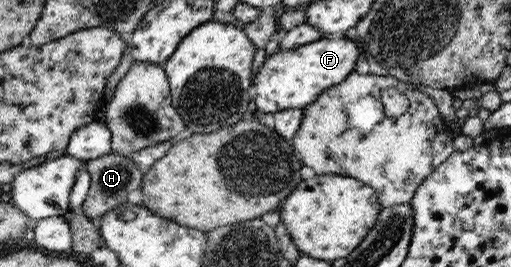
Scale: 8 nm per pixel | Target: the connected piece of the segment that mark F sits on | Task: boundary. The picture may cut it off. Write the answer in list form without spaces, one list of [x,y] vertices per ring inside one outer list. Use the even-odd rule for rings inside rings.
[[[342,34],[340,35],[339,39],[322,39],[319,41],[314,41],[313,43],[306,43],[305,45],[302,45],[296,49],[290,49],[289,51],[282,51],[277,50],[276,53],[272,53],[272,55],[268,55],[264,59],[264,63],[260,69],[258,69],[258,73],[256,73],[255,77],[253,77],[253,86],[256,90],[256,94],[254,94],[254,101],[262,111],[262,113],[272,113],[275,114],[276,112],[290,109],[290,108],[302,108],[305,109],[310,102],[314,102],[316,100],[316,97],[318,97],[318,94],[322,93],[322,90],[330,89],[334,87],[334,85],[339,85],[344,81],[344,79],[352,73],[352,69],[354,69],[354,63],[356,63],[356,59],[358,59],[358,47],[352,43],[352,41],[348,41],[348,39],[341,39]]]

